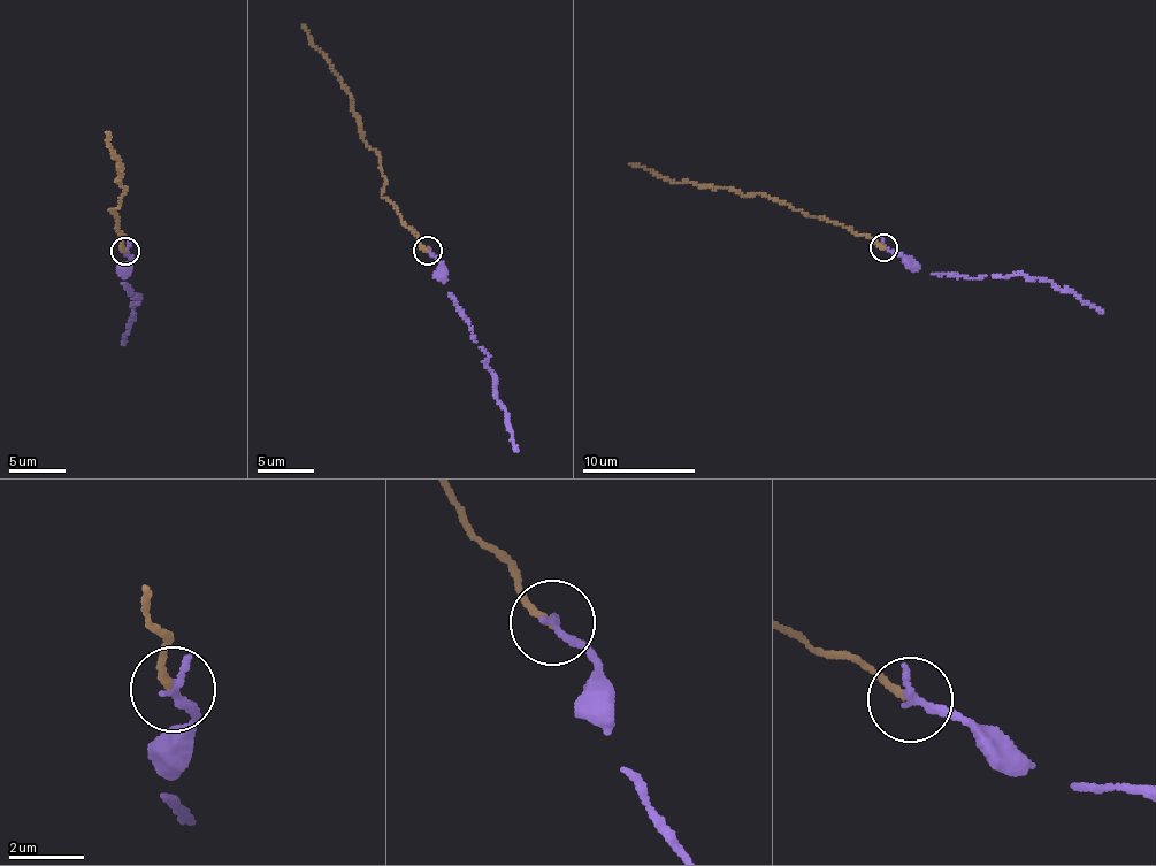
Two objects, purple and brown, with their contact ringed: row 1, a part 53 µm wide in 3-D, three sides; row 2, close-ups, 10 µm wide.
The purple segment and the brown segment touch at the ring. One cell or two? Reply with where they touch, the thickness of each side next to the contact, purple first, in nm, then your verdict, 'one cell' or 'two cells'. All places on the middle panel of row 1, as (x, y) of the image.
place (428, 250); calibres 260 and 190 nm; one cell

